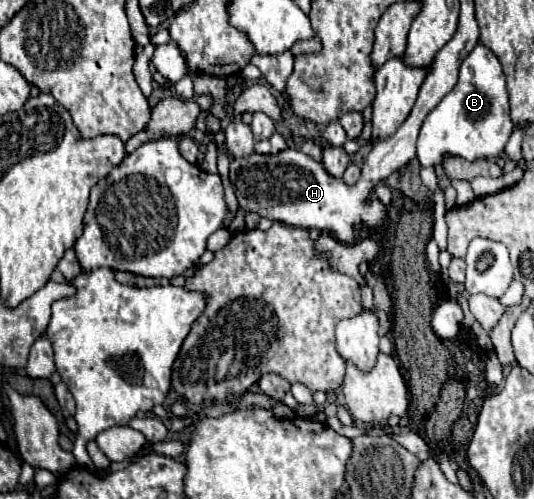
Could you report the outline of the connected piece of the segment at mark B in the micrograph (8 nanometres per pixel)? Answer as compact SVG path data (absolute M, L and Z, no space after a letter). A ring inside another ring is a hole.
M477 44L471 54L463 60L459 70L459 82L455 88L427 114L423 120L419 138L417 138L417 160L421 166L439 166L449 156L465 158L467 162L475 162L481 158L497 158L501 156L515 124L509 114L509 98L507 98L507 86L505 86L505 74L501 68L501 62L497 56L483 44Z

